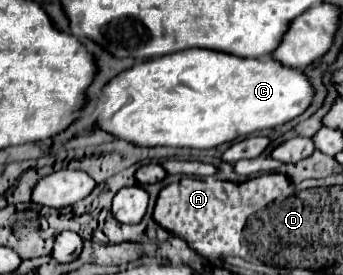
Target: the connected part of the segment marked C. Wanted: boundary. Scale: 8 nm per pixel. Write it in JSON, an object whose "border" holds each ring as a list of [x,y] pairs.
{"border":[[[182,50],[160,58],[146,60],[118,74],[102,90],[102,106],[96,116],[96,126],[114,134],[116,138],[130,140],[142,146],[174,146],[174,148],[216,148],[224,142],[232,142],[252,132],[270,130],[282,126],[296,116],[304,114],[314,96],[316,88],[308,74],[300,68],[288,68],[282,62],[264,58],[240,58],[218,50]]]}

